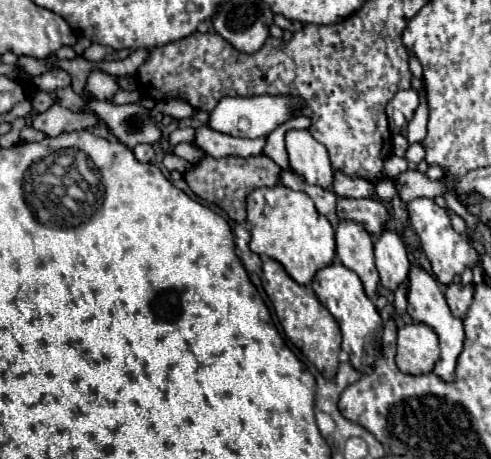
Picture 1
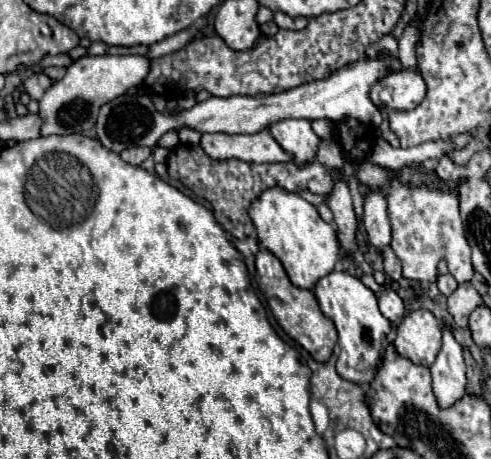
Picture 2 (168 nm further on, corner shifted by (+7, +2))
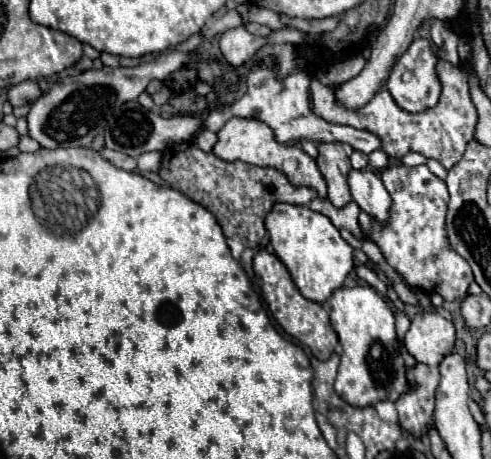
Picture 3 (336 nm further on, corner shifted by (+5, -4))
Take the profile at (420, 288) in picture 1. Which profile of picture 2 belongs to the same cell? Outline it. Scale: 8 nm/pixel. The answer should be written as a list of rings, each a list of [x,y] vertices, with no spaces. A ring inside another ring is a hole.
[[[443,326],[443,346],[437,360],[431,366],[433,392],[437,396],[439,408],[451,408],[465,394],[465,362],[463,346],[453,338],[453,334]]]

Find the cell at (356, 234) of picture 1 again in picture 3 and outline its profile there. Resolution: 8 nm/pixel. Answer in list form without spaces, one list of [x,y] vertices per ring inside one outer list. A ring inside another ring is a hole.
[[[343,142],[319,144],[317,166],[327,182],[327,200],[335,208],[343,208],[353,200],[347,184],[347,176],[351,172],[351,164],[349,164],[351,152],[353,148]]]

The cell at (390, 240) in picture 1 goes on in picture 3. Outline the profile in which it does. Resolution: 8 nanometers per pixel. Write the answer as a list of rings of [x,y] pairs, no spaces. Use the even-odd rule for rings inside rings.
[[[351,170],[349,188],[351,188],[353,200],[359,204],[363,212],[367,212],[371,218],[375,218],[383,226],[389,222],[391,196],[385,190],[379,176],[367,170]]]

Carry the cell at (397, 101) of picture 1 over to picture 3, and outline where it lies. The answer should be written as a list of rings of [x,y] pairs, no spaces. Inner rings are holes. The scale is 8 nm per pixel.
[[[415,38],[409,50],[395,62],[391,76],[387,78],[387,84],[385,84],[385,88],[389,90],[389,94],[393,96],[399,108],[403,108],[405,112],[423,112],[437,104],[441,94],[441,84],[435,74],[435,64],[437,64],[437,54],[433,50],[431,40]]]

